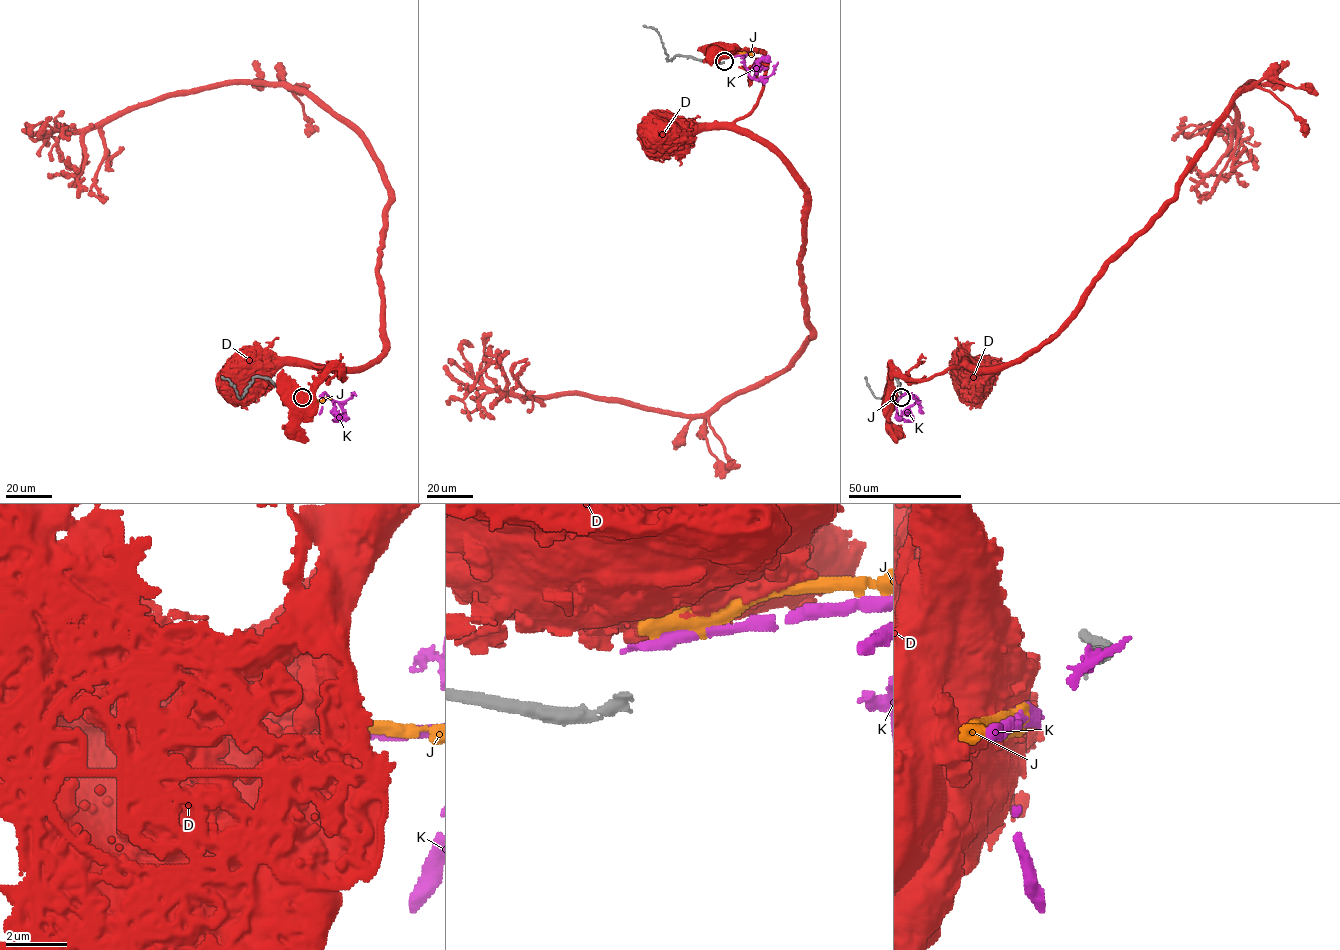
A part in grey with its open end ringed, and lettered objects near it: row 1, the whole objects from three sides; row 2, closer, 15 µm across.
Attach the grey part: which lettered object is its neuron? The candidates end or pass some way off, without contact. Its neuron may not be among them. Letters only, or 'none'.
none

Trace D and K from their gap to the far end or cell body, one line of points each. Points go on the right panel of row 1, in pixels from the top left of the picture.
D: (897, 396), (889, 369), (910, 379), (924, 379), (943, 373), (951, 367), (967, 364)
K: (898, 399), (894, 399), (906, 393), (917, 398), (901, 417), (910, 421), (912, 415)

